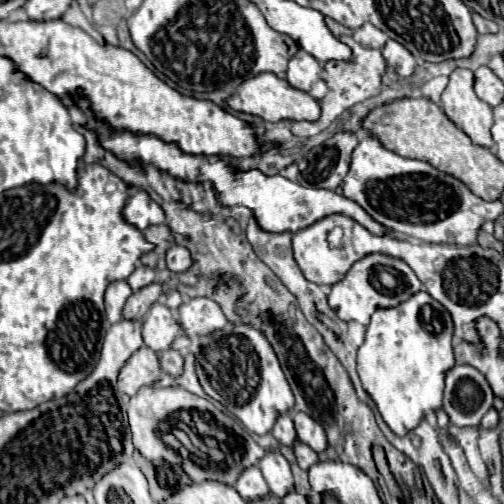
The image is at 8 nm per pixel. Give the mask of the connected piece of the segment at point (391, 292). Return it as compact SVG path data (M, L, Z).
M368 254L362 260L358 260L350 272L344 276L344 280L336 282L328 294L328 304L344 322L360 322L364 326L370 324L370 316L378 308L396 308L398 304L406 302L410 296L422 290L422 282L416 278L412 268L394 256L386 254Z

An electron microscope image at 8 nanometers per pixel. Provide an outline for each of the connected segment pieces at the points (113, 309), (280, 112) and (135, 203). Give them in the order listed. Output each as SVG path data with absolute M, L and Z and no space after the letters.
M126 280L112 282L106 288L104 302L106 302L106 314L108 314L108 320L110 322L120 322L122 320L122 306L128 300L130 294L132 294L132 288L128 286Z
M262 74L262 76L256 76L254 80L246 80L246 84L242 84L242 88L238 88L238 92L230 98L228 106L236 112L258 116L266 122L282 122L282 120L316 122L322 114L322 106L314 96L290 86L286 80L274 74Z
M136 190L136 194L132 194L126 200L122 216L128 224L136 226L138 230L146 230L150 224L162 224L164 222L162 208L144 190Z

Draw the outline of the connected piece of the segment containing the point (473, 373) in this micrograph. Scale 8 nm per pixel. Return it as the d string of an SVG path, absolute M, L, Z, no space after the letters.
M454 366L446 374L446 388L444 388L444 410L450 416L450 424L454 426L478 426L482 416L492 408L494 392L482 372L478 372L474 366Z

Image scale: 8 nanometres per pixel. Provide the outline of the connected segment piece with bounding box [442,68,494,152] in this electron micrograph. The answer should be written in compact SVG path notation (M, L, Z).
M456 68L450 74L450 82L442 92L442 110L446 116L464 130L474 144L486 146L494 152L492 140L492 124L494 112L492 108L482 102L474 92L474 72L466 68Z

